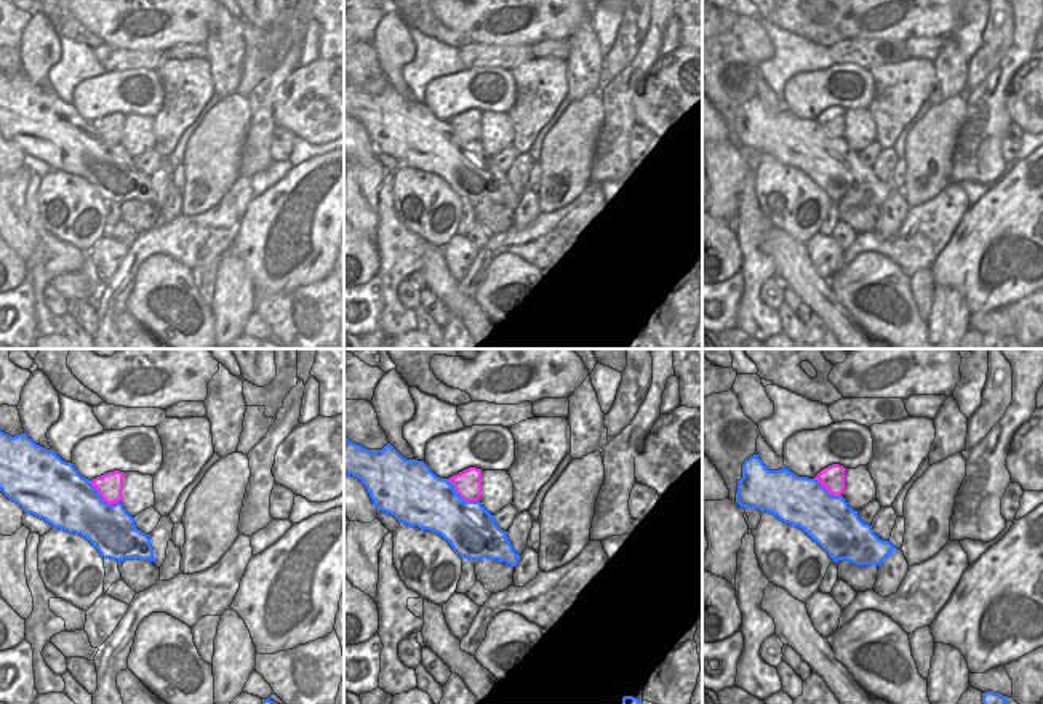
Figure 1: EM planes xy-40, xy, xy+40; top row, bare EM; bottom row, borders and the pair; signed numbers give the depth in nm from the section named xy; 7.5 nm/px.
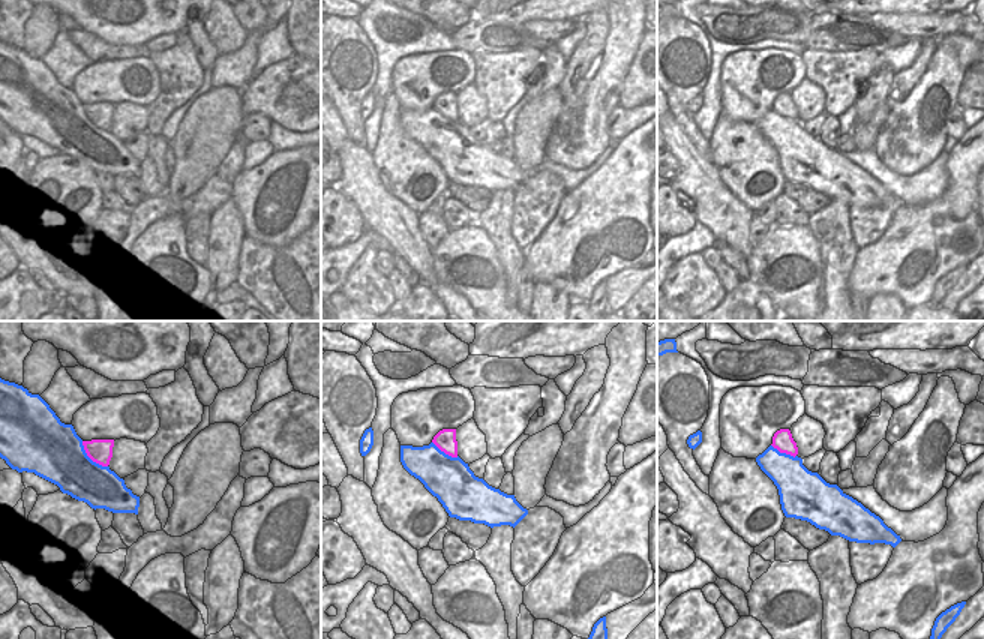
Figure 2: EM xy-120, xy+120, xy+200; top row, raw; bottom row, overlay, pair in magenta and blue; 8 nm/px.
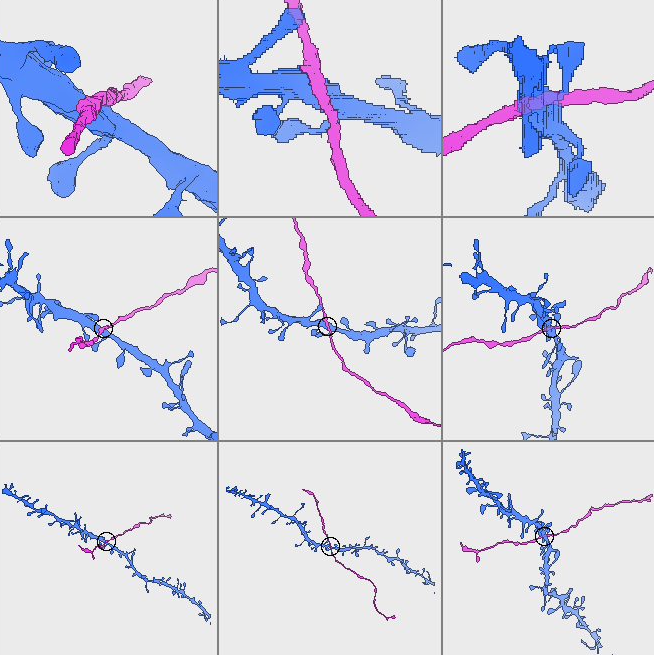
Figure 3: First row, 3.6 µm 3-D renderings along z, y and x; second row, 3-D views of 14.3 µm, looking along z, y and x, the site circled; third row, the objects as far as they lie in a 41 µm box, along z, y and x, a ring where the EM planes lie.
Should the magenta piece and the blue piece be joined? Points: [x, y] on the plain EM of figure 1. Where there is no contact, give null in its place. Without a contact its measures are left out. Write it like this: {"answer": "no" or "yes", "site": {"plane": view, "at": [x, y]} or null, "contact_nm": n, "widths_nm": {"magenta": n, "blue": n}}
{"answer": "yes", "site": {"plane": "xy-40", "at": [101, 138]}, "contact_nm": 280, "widths_nm": {"magenta": 190, "blue": 420}}

